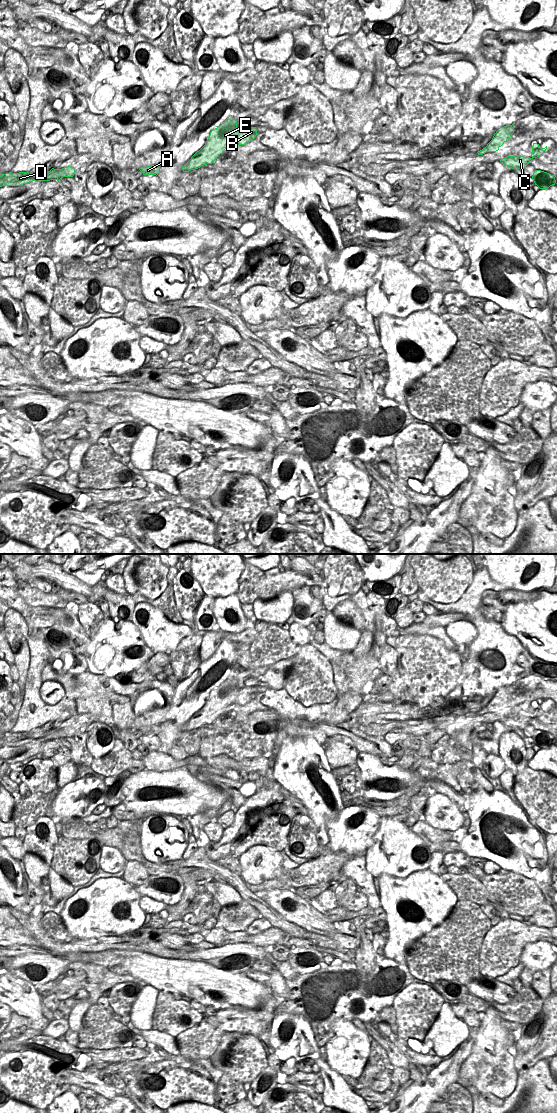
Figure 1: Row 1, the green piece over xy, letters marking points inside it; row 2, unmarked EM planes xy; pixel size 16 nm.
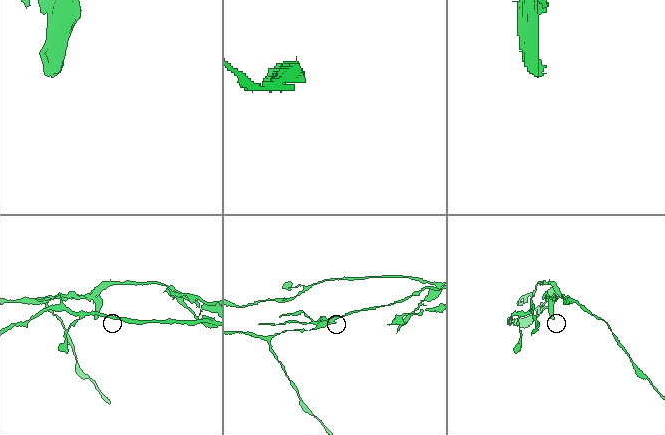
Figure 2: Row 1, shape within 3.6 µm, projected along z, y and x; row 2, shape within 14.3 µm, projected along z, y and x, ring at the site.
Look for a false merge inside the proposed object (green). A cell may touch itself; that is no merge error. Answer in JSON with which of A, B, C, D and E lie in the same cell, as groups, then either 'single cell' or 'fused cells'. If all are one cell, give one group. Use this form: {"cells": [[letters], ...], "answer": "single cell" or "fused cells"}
{"cells": [["A", "C", "D", "E"], ["B"]], "answer": "fused cells"}

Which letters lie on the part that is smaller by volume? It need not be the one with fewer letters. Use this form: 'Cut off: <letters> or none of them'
Cut off: B.

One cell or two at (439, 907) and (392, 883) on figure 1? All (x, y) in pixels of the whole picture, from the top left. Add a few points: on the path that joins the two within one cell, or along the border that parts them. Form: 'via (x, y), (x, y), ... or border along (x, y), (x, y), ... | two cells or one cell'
via (427, 901), (415, 901), (403, 895) | one cell

